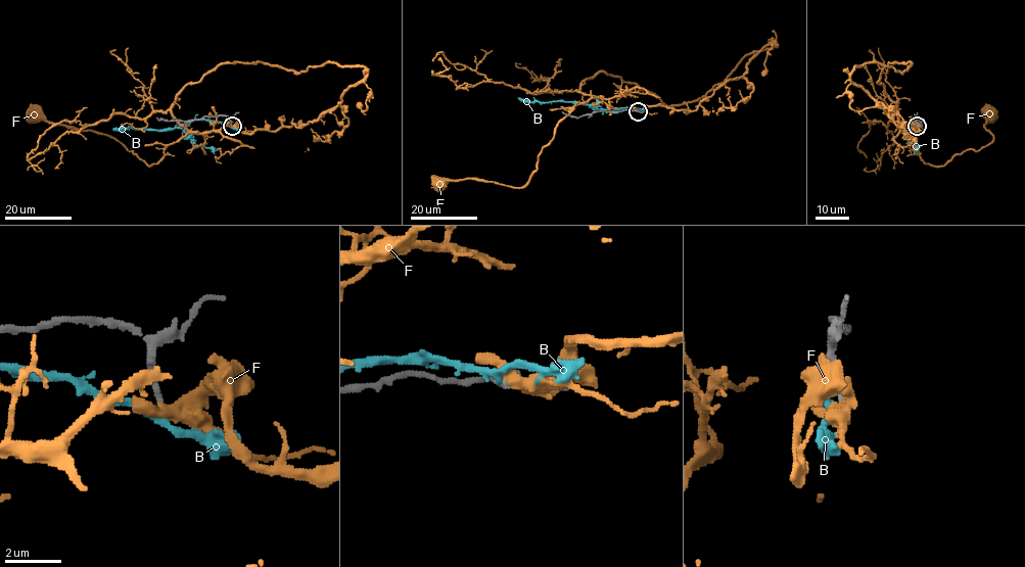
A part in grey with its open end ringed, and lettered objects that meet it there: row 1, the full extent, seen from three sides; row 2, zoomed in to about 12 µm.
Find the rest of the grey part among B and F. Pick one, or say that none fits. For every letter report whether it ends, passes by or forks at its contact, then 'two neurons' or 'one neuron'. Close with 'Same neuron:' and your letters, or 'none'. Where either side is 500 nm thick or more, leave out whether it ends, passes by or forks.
B: it passes by; two neurons
F: it passes by; two neurons
Same neuron: none

